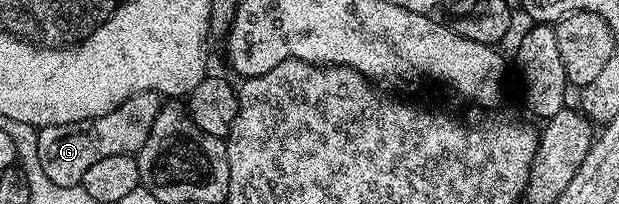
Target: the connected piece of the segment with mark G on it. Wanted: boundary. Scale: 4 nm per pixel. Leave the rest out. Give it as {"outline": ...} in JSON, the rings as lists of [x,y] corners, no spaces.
{"outline":[[[135,93],[126,103],[114,107],[101,117],[95,117],[89,121],[79,121],[69,125],[46,125],[38,132],[38,159],[46,179],[58,187],[70,187],[79,185],[84,180],[86,170],[94,163],[107,159],[109,155],[126,155],[127,153],[139,154],[140,148],[146,143],[150,131],[154,127],[154,119],[158,119],[162,97],[159,93]]]}

